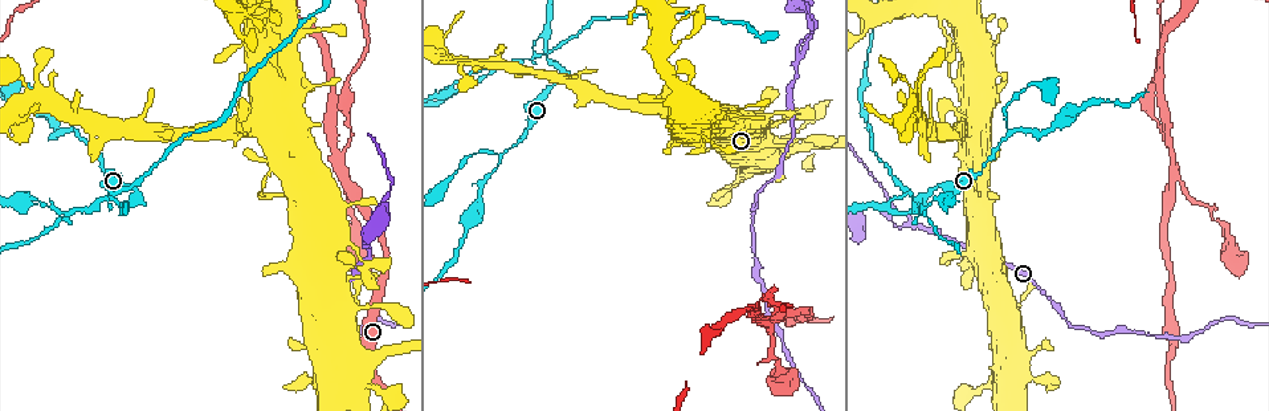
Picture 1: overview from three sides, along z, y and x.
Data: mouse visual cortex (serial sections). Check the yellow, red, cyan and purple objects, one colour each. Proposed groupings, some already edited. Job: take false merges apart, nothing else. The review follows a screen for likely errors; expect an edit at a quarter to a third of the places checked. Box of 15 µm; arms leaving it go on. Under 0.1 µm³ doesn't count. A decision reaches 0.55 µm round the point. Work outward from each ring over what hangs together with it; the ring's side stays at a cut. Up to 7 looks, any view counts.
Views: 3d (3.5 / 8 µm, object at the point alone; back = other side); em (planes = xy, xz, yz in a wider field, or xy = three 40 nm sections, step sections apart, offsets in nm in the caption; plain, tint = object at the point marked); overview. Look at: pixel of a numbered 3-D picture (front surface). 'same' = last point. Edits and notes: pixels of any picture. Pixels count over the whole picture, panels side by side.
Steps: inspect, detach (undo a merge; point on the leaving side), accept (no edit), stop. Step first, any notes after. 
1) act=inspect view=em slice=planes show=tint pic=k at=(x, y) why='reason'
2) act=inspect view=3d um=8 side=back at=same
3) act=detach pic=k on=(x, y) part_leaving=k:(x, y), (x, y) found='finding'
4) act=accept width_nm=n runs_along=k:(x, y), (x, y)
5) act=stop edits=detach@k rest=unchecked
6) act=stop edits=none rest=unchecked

act=inspect view=3d um=8 side=back pic=1 at=(78, 130) why='a fork'

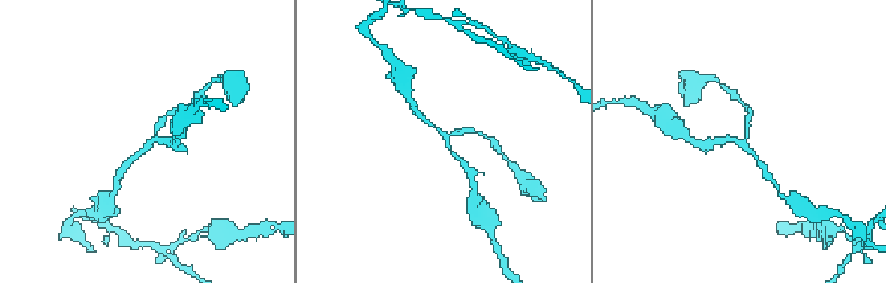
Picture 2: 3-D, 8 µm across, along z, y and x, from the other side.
act=inspect view=em slice=xy step=5 show=tint pic=2 at=(738, 142) arms=3 arm_widths_nm=150,150,200

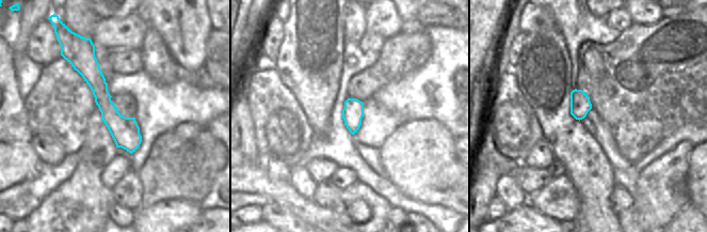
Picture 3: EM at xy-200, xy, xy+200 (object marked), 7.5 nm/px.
act=accept runs_along=3:(90, 52), (102, 101), (132, 149) found='all the same cell'

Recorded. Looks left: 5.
act=inspect view=3d um=3.5 pic=1 at=(908, 194) why='two arms in line, one across'

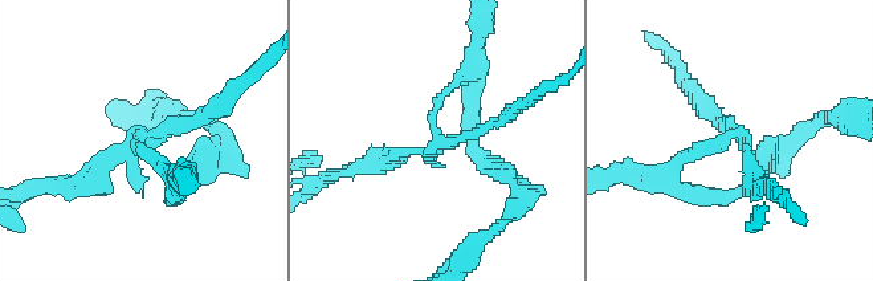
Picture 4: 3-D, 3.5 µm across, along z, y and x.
act=inspect view=em slice=xy step=5 show=tint pic=4 at=(140, 133)

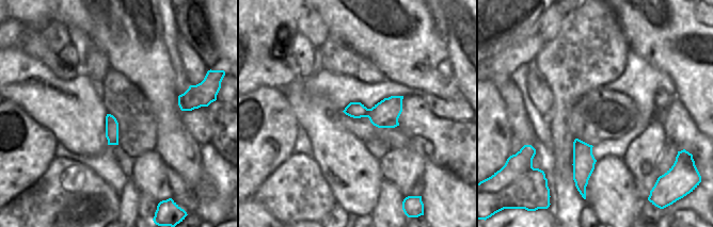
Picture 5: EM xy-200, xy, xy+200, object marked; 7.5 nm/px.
act=detach pic=4 on=(98, 184) width_nm=200 part_leaving=4:(439, 139), (501, 122), (541, 92) found='two cells meet here'

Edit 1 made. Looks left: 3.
act=inspect view=3d um=8 pic=1 at=(343, 173) why='abrupt turn'

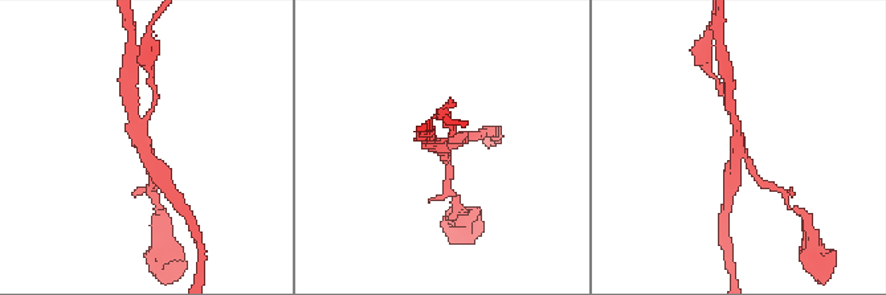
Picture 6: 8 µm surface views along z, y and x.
act=inspect view=em slice=xy step=2 show=tint pic=6 at=(144, 152) arms=3 arm_widths_nm=200,250,400 why='now the EM'

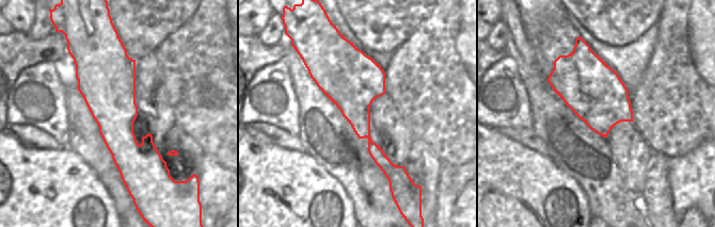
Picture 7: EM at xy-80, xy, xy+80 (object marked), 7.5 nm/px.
act=detach pic=6 on=(449, 169) part_leaving=6:(442, 150), (449, 167), (448, 188) found='a second cell is stuck on'

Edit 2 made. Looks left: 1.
act=stop edits=detach@4,detach@6 rest=unchecked

